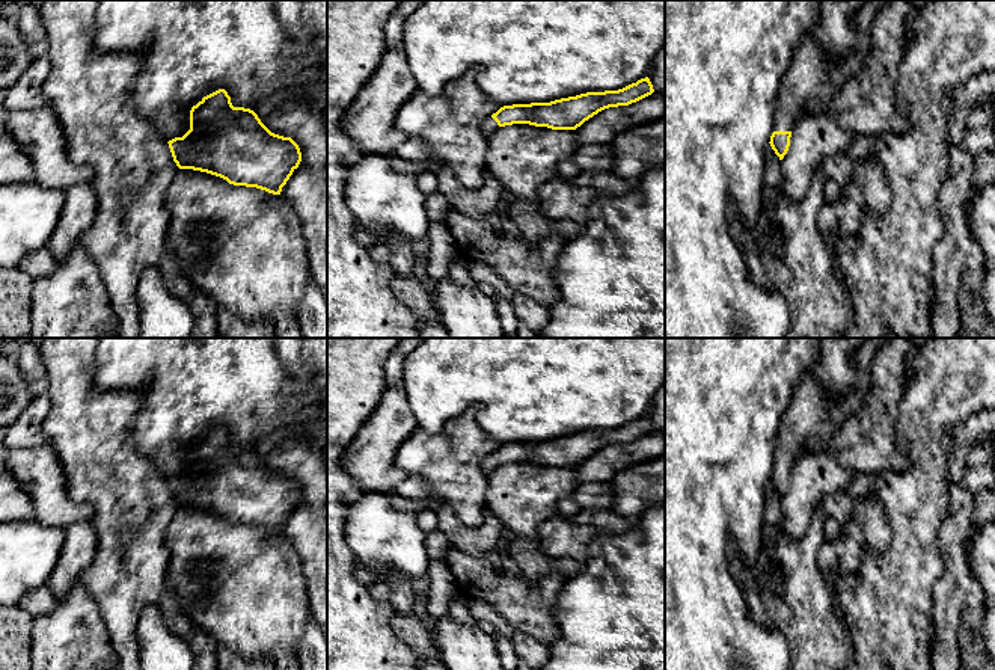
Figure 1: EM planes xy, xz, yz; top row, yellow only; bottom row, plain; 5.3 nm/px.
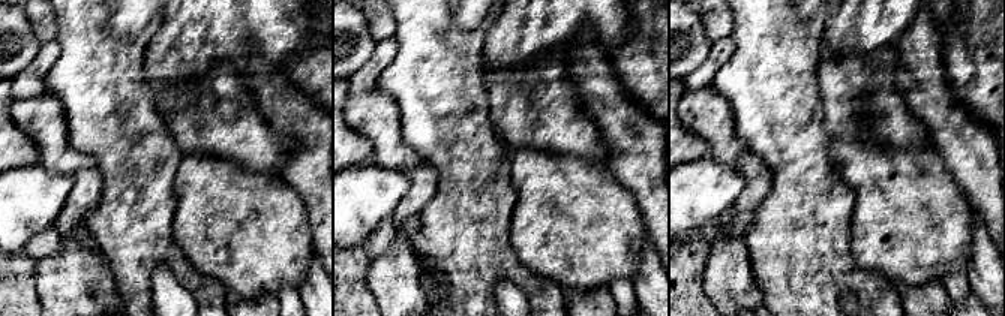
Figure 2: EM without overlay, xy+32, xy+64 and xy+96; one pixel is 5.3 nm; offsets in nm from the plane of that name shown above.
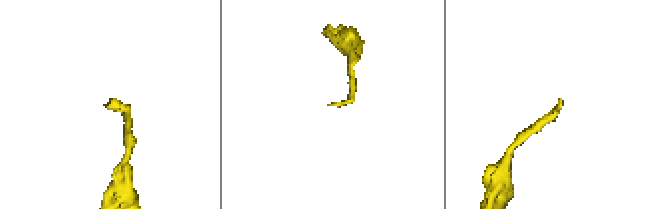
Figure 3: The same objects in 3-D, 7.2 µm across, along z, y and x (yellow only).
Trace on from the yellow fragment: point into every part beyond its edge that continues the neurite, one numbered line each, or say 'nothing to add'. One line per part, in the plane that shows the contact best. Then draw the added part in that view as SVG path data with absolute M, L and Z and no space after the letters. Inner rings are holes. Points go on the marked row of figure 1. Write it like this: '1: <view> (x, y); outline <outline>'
1: yz (811, 82); outline M870 0L856 15L856 50L843 62L834 62L816 39L819 20L804 36L782 77L776 97L773 131L791 131L807 110L825 110L844 81L862 65L868 50L870 30L876 14L891 0Z

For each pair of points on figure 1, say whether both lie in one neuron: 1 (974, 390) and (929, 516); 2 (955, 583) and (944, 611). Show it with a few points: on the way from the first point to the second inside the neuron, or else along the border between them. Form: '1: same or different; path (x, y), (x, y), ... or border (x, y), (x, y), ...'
1: same; path (942, 421), (929, 435), (929, 485)
2: same; path (952, 590), (947, 604)

